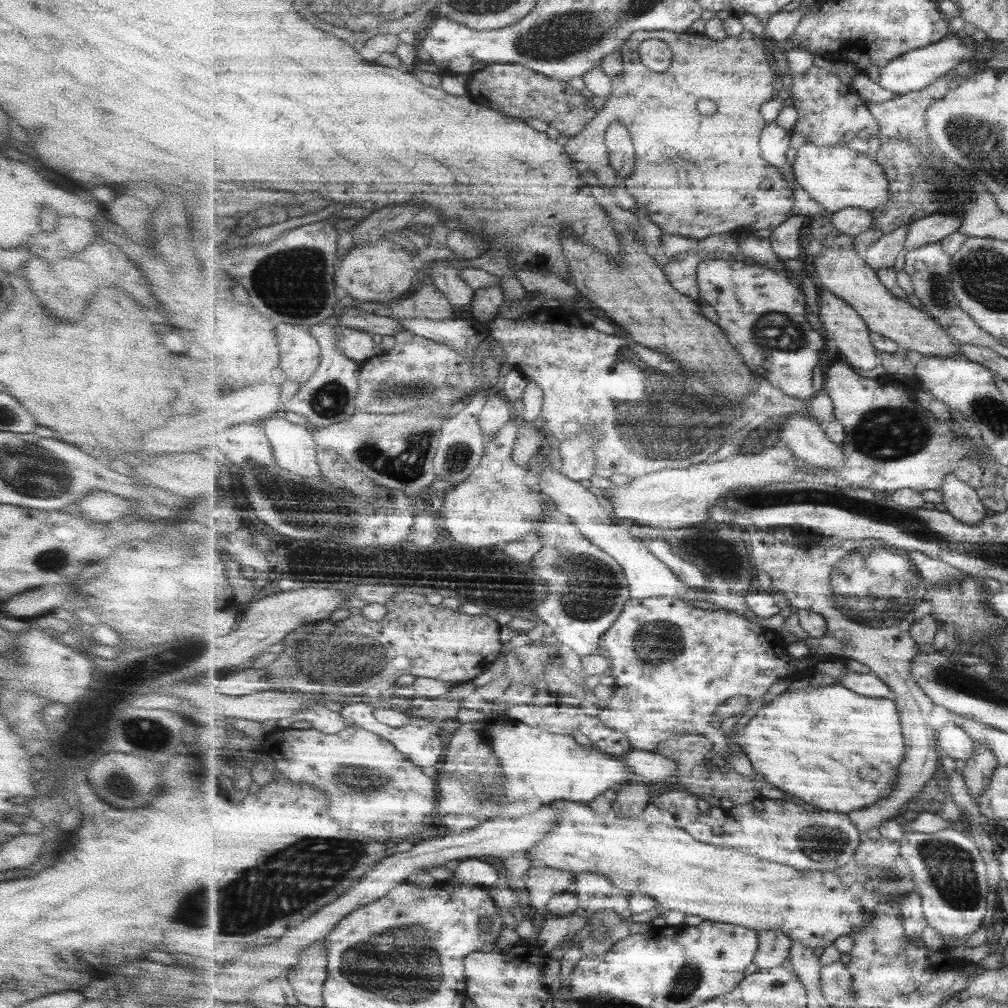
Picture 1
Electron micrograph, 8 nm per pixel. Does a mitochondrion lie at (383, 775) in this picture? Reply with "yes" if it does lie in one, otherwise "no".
yes

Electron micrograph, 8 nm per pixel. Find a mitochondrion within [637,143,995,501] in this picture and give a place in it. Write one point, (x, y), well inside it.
(890, 433)

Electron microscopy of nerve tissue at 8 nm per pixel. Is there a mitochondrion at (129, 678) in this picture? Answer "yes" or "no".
no

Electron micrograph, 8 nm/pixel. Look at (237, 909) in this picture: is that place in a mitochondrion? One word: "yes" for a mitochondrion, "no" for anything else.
yes

